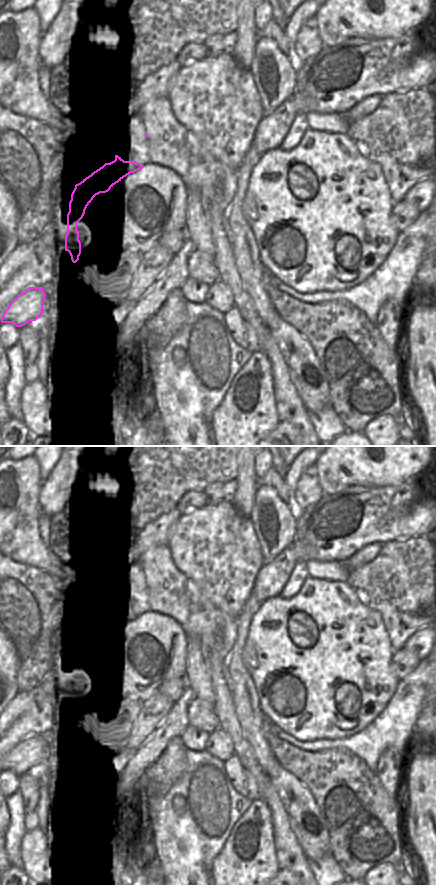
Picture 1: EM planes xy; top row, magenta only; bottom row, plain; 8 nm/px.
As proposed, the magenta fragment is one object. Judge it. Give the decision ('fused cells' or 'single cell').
fused cells

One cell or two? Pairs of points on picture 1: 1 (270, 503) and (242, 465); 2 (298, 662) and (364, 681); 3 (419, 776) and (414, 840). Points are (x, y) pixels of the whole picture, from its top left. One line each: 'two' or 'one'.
1: two
2: one
3: one

